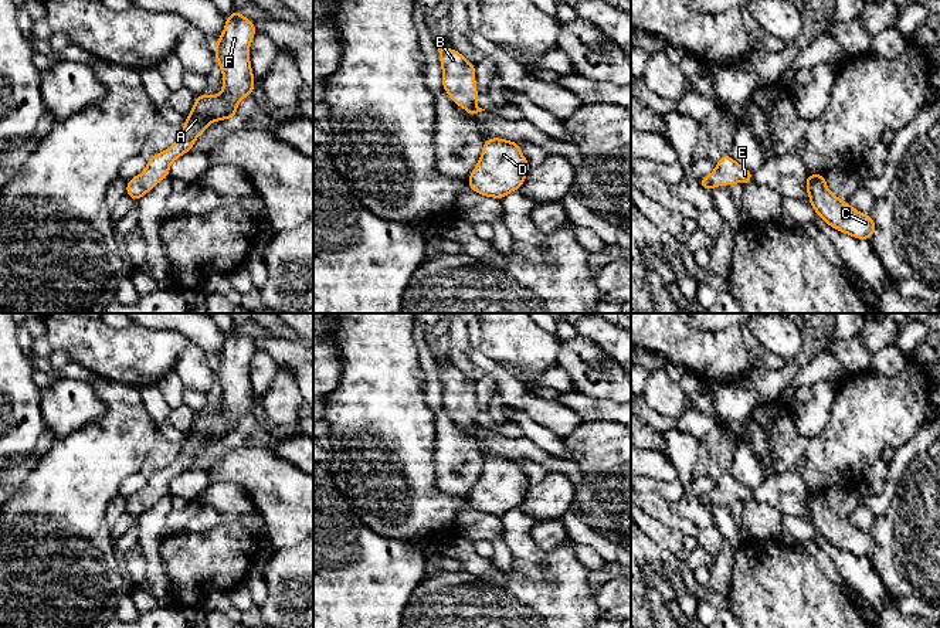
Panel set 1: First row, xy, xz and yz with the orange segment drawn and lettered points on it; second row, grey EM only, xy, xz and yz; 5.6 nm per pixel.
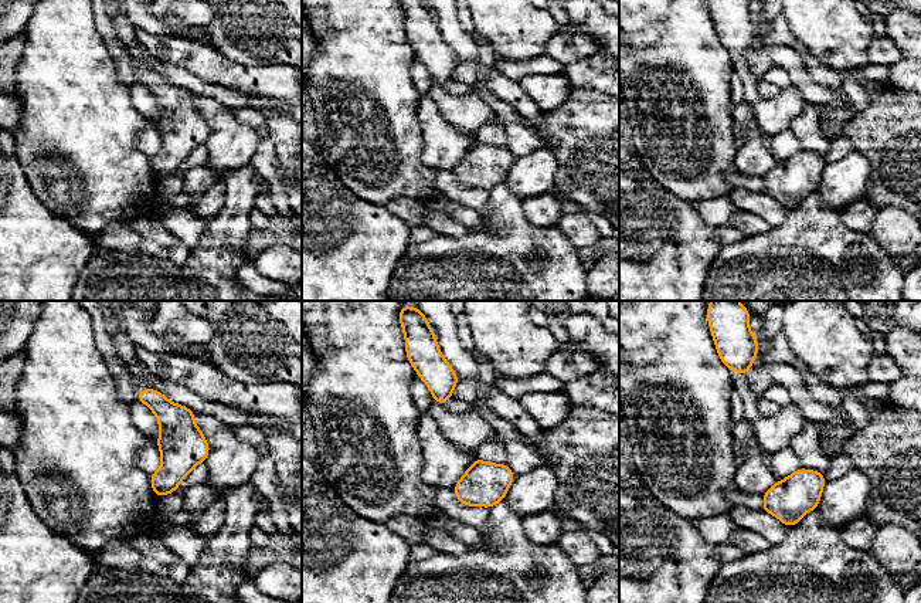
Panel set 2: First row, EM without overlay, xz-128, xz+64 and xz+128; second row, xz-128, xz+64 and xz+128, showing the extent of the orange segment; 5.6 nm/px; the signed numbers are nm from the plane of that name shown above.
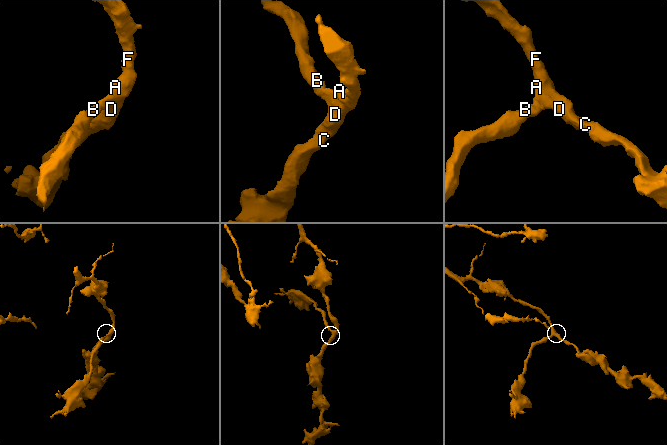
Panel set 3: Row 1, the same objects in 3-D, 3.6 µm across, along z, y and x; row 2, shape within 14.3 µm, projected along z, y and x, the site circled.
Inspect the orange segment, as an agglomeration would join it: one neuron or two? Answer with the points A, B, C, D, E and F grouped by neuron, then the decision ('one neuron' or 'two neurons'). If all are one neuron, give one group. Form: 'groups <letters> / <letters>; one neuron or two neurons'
groups A B C D E F; one neuron

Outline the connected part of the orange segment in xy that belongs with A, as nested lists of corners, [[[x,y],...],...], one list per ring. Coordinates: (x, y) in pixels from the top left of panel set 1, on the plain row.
[[[240,326],[227,335],[223,352],[216,359],[216,380],[223,388],[221,411],[196,414],[181,454],[164,469],[150,473],[145,489],[126,499],[126,513],[133,519],[169,495],[170,482],[191,468],[194,458],[210,441],[234,437],[240,418],[252,413],[255,401],[250,381],[250,361],[255,352],[255,340],[242,335]]]

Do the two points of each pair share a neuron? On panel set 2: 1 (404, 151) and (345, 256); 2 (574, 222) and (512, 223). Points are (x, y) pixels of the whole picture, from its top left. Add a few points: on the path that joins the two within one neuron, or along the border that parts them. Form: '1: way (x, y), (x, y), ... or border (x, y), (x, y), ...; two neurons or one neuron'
1: border (346, 186), (357, 196), (384, 206); two neurons
2: border (556, 226), (577, 250); two neurons

